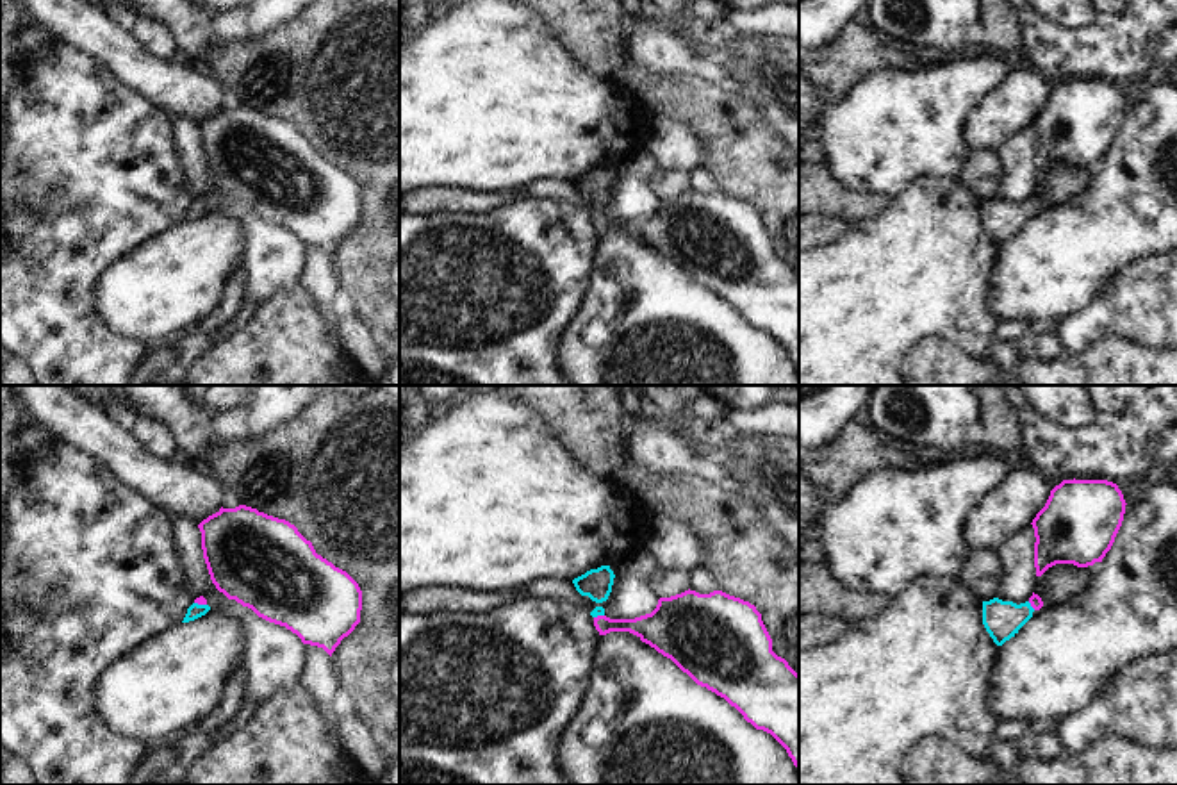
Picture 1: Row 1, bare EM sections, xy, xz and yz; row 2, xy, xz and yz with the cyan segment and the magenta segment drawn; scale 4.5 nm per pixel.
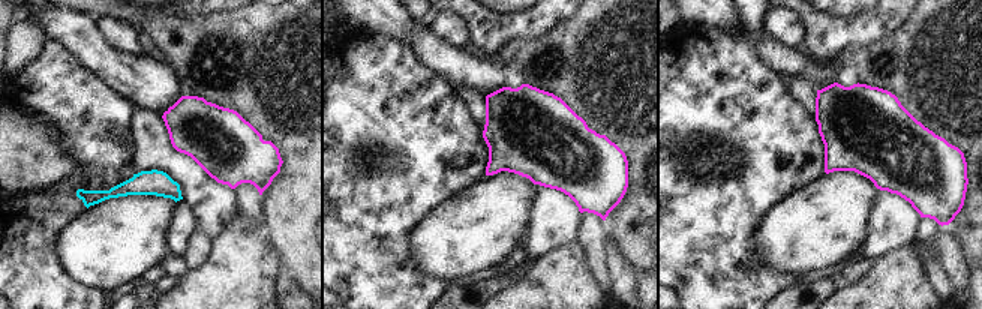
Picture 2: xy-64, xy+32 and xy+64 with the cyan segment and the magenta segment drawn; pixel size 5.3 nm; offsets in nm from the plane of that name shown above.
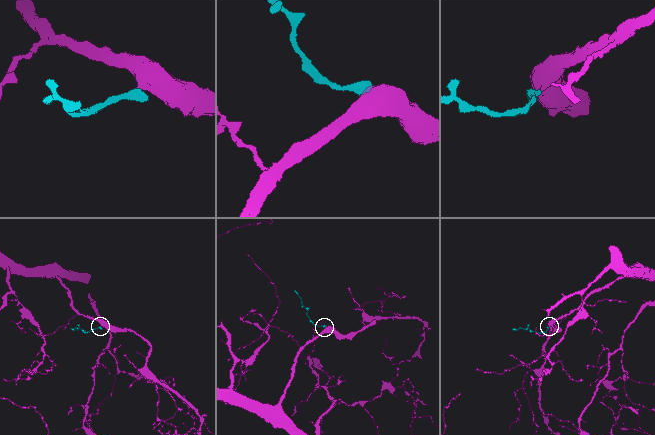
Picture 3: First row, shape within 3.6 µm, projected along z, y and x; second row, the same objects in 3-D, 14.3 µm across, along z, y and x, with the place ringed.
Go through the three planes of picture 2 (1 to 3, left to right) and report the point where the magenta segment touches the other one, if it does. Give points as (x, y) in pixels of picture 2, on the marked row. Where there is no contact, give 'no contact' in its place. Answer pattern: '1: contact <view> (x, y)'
1: no contact
2: no contact
3: no contact

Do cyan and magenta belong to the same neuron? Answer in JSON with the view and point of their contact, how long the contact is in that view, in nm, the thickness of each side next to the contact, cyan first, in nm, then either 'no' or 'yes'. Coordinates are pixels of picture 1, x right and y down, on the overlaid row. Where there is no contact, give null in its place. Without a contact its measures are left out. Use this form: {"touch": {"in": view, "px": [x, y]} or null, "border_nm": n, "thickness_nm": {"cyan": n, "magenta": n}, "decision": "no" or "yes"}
{"touch": {"in": "xy", "px": [200, 605]}, "border_nm": 60, "thickness_nm": {"cyan": 70, "magenta": 40}, "decision": "yes"}

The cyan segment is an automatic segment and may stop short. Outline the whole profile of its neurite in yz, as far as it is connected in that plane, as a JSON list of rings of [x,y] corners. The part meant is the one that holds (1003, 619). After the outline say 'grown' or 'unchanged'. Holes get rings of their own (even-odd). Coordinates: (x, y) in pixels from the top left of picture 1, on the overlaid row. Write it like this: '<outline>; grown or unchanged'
[[[1034,592],[1025,603],[1020,605],[993,598],[990,601],[983,601],[983,624],[993,642],[1002,646],[1006,640],[1015,637],[1018,630],[1033,617],[1033,612],[1041,607],[1043,601]]]; grown

